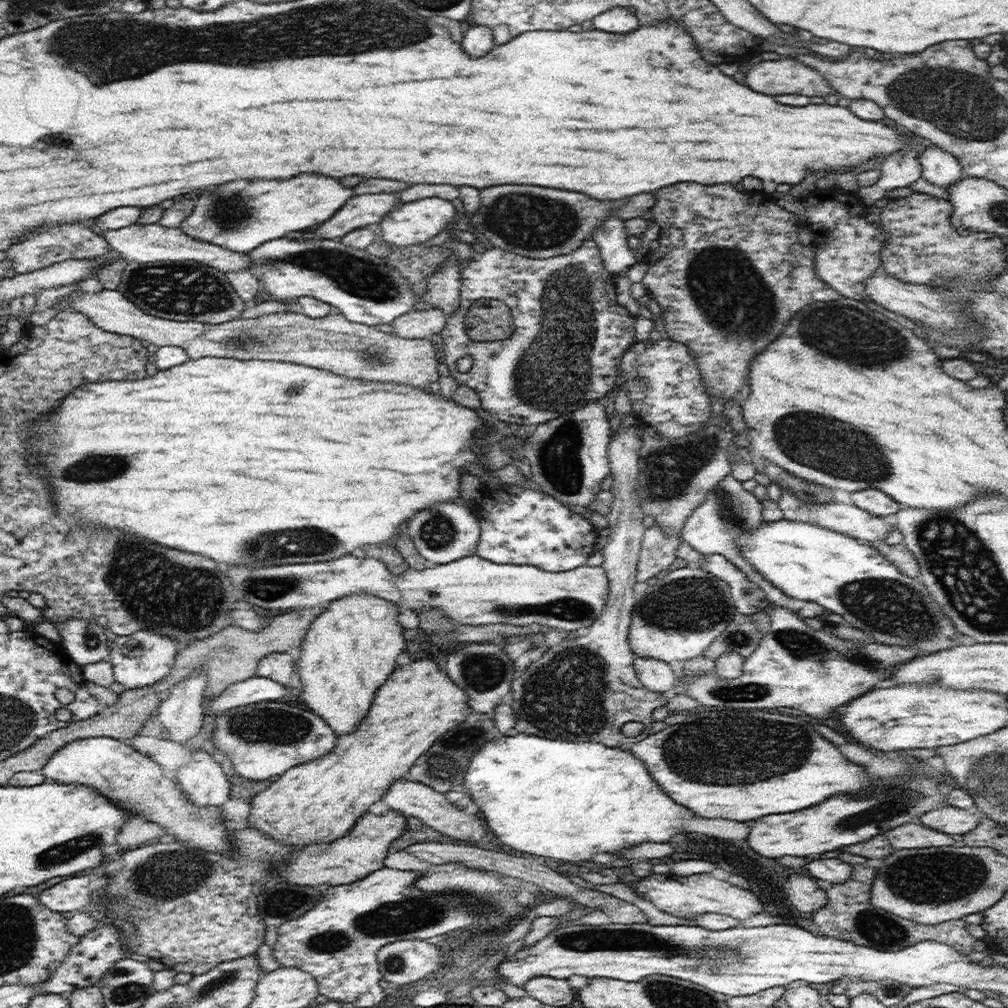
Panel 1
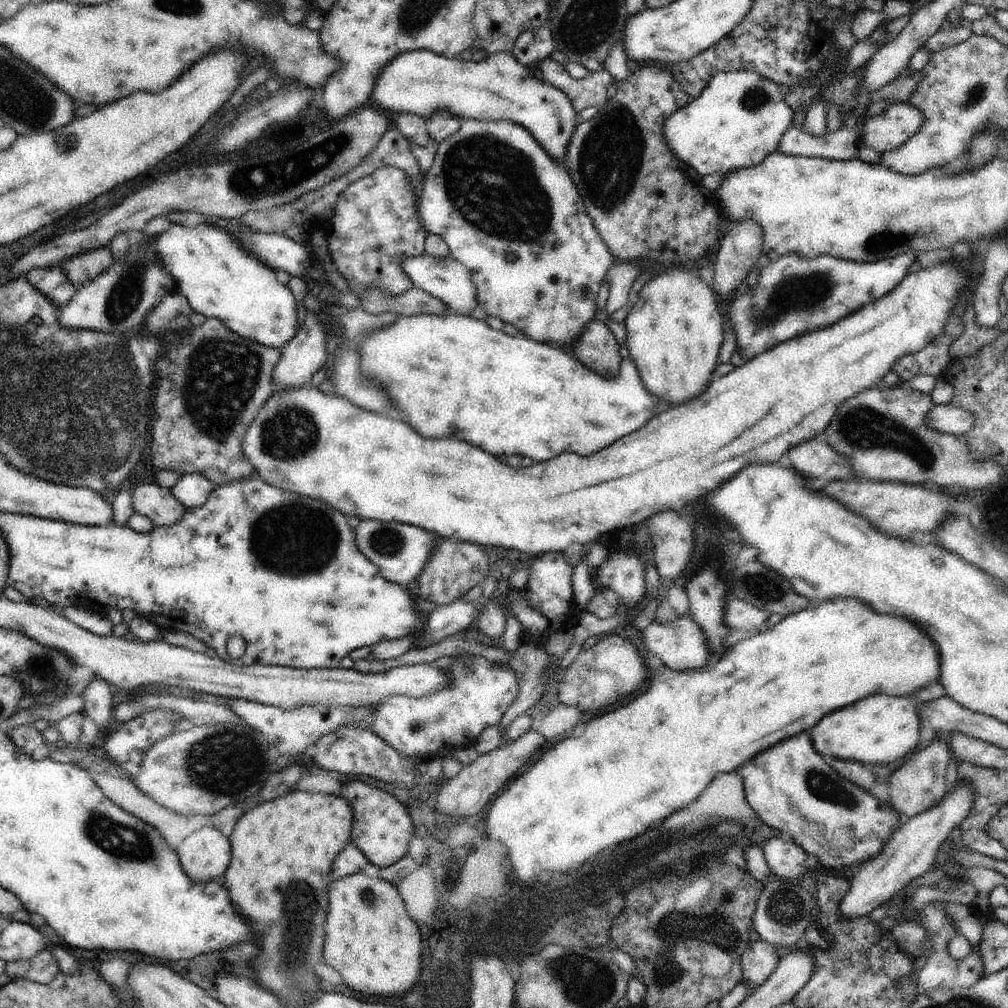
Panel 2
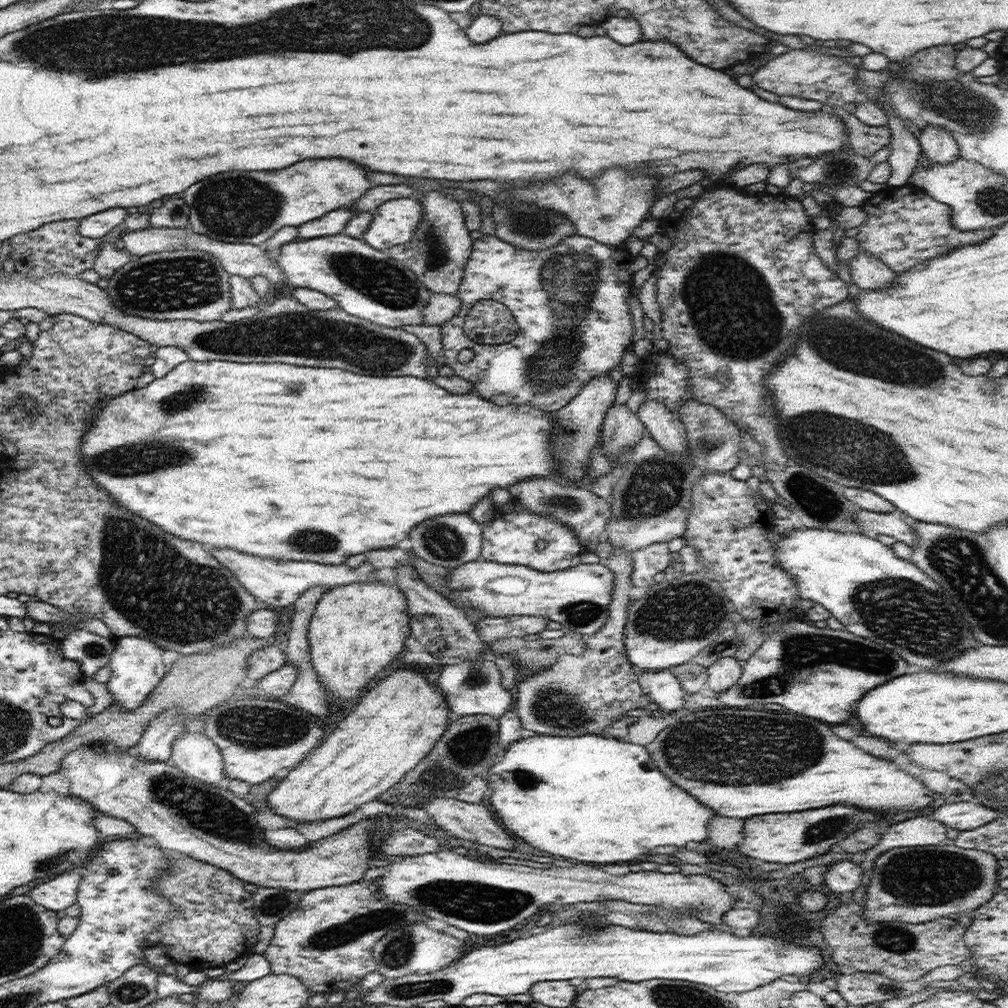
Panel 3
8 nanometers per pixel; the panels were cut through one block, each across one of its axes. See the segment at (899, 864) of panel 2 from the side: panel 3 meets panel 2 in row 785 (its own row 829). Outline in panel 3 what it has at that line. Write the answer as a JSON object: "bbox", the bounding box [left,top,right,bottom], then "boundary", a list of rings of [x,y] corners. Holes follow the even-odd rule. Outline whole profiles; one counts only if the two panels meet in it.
{"bbox":[932,801,1002,831],"boundary":[[[960,801],[944,804],[936,808],[932,815],[936,820],[944,823],[950,828],[959,831],[972,830],[996,820],[1002,813],[988,806],[982,805],[980,801]]]}

